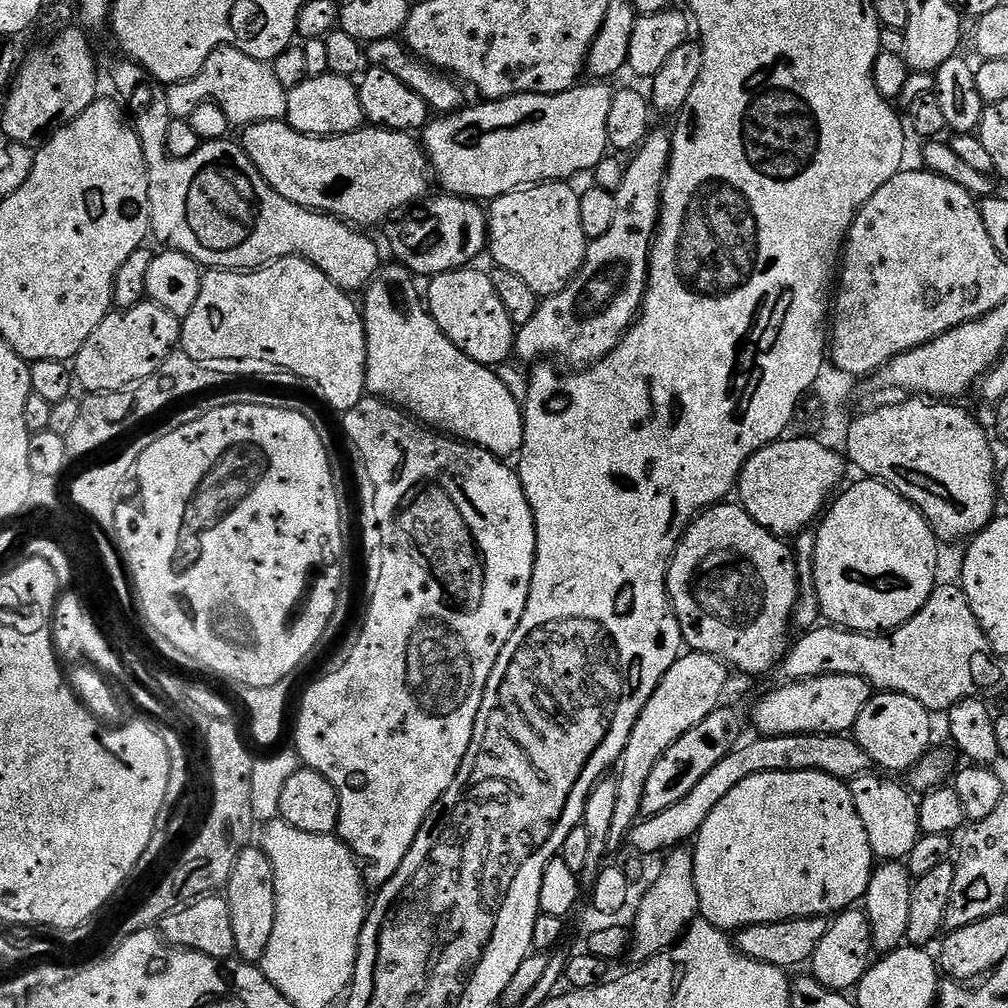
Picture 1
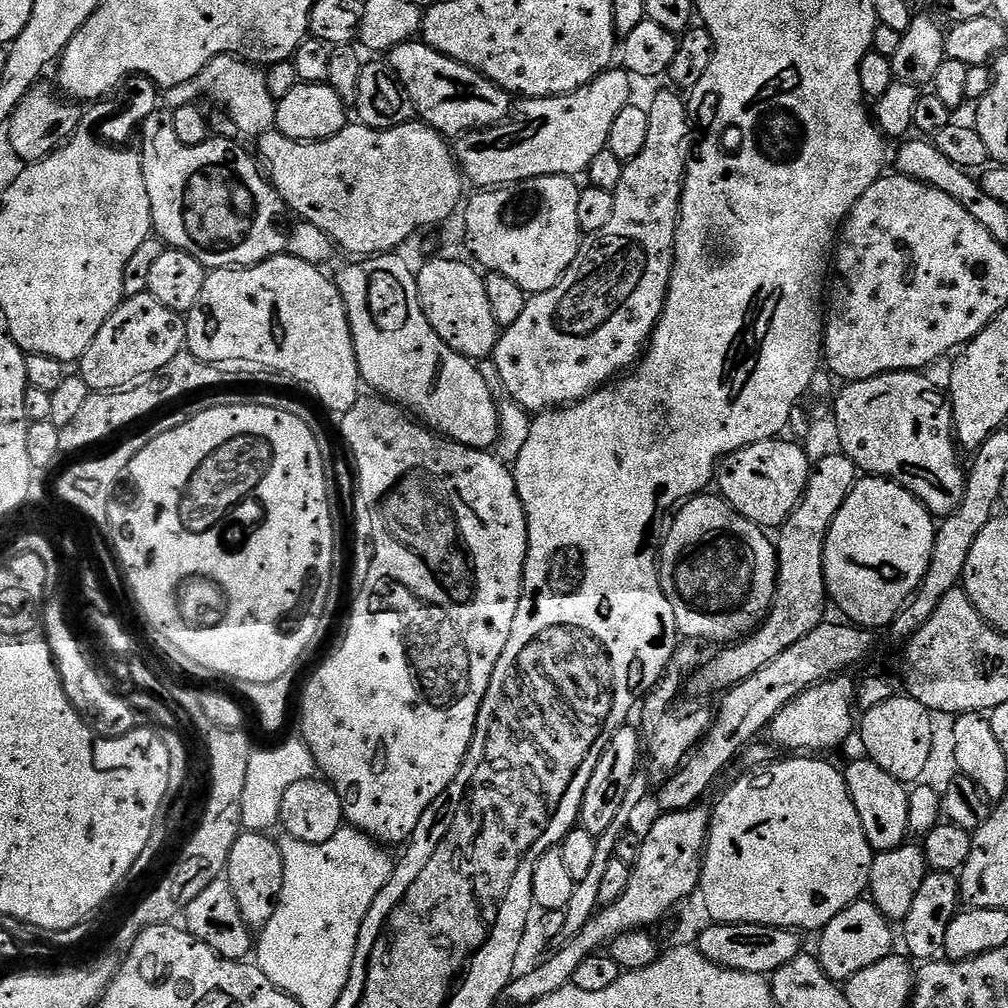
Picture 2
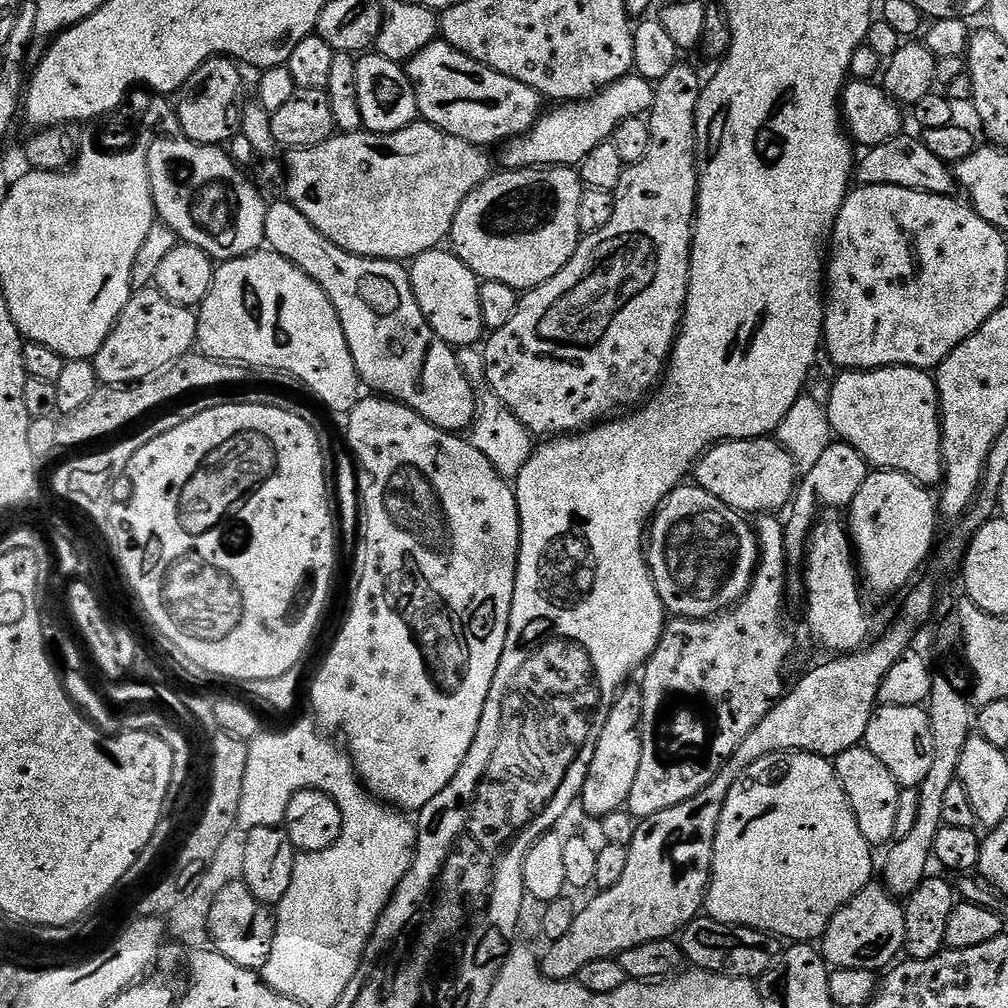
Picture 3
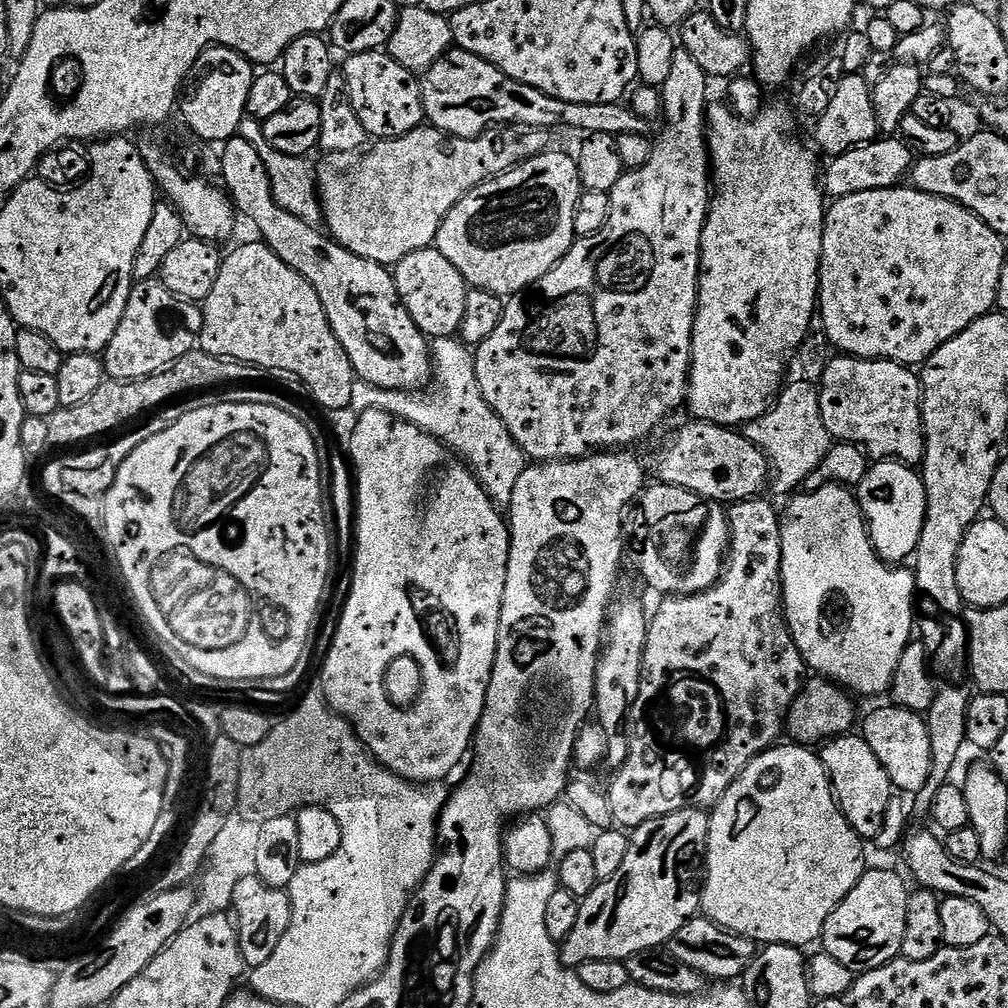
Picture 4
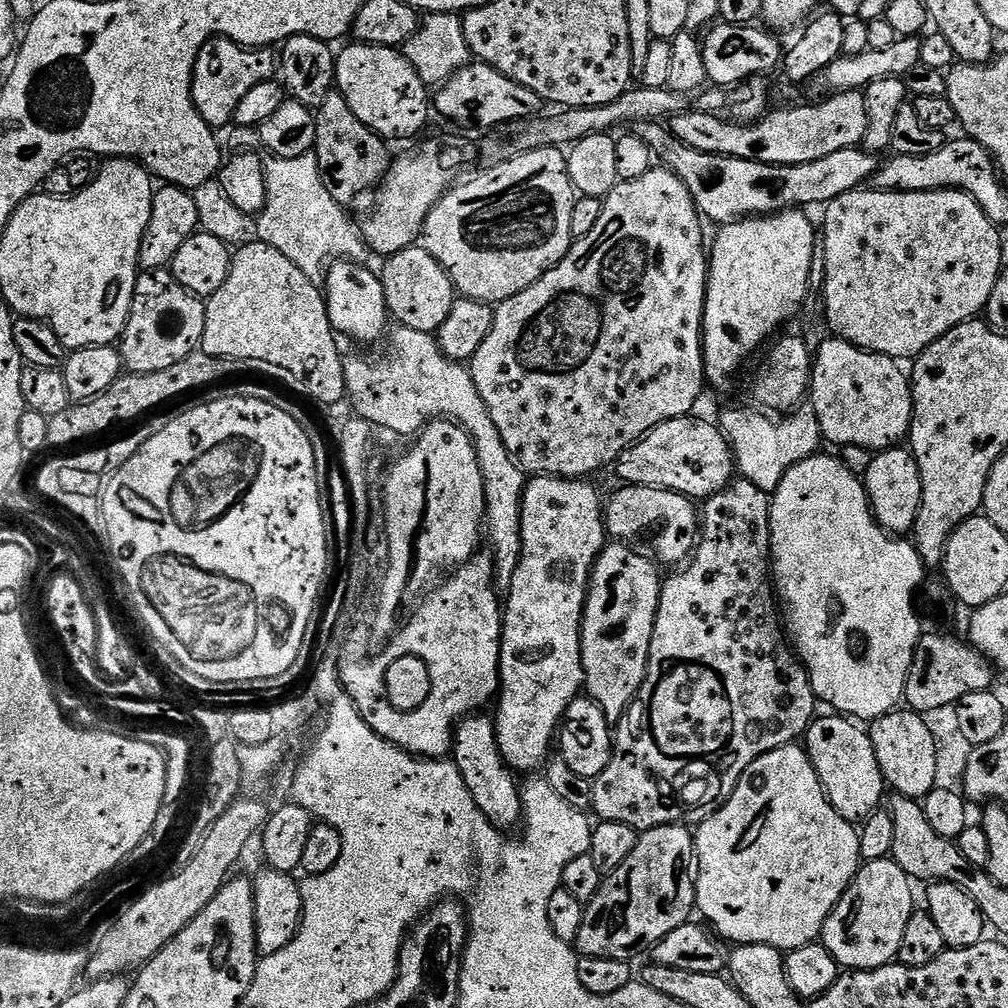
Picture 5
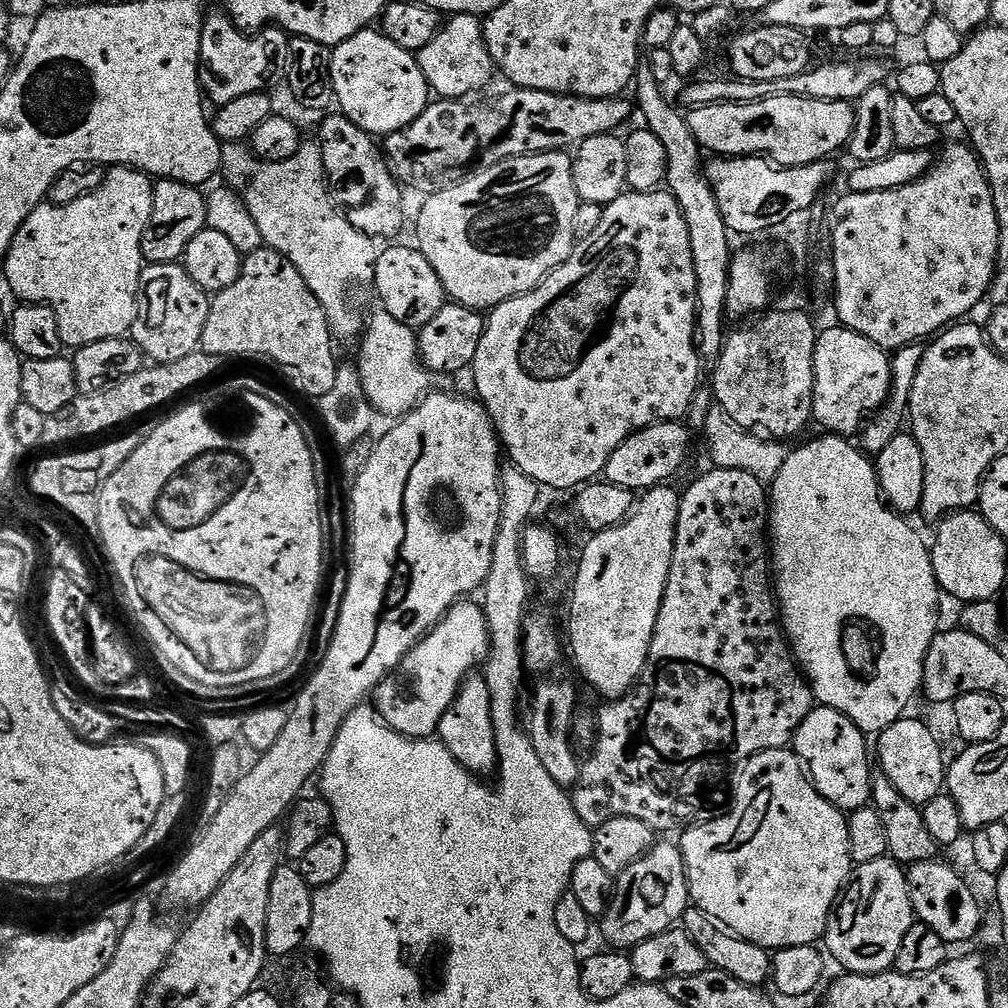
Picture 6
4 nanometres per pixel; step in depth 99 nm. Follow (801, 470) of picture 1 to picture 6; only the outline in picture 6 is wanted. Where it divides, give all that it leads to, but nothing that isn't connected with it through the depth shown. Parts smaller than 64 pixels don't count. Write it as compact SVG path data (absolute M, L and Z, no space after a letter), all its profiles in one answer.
M680 422L652 424L641 432L635 432L622 442L622 446L618 446L618 450L614 450L614 454L610 454L610 462L606 462L603 471L607 483L627 488L633 494L667 485L683 470L688 460L688 451L692 448L691 434Z

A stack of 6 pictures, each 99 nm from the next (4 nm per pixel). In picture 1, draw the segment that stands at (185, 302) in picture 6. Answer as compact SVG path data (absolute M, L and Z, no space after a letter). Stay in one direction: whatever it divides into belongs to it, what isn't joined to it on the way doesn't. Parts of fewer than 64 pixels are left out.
M151 302L109 312L74 357L75 383L79 387L81 384L88 394L120 392L123 388L140 384L150 378L150 374L154 374L172 352L177 351L181 327L181 317Z

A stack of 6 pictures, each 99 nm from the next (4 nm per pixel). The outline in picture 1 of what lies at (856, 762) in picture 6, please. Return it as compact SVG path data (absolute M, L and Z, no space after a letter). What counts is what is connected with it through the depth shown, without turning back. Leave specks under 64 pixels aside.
M865 774L850 784L858 818L862 818L862 826L866 826L866 838L870 838L870 850L880 862L907 861L922 835L918 822L920 806L917 797L907 787L904 789L892 780L895 779L884 774Z

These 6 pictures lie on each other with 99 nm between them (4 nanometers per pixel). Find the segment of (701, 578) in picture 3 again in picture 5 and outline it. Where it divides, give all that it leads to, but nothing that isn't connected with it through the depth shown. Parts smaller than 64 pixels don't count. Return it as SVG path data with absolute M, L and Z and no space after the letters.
M645 484L620 486L604 504L607 535L620 542L632 542L636 535L652 535L651 551L661 565L680 566L691 557L700 535L700 518L697 505L689 497L668 488L651 488Z

